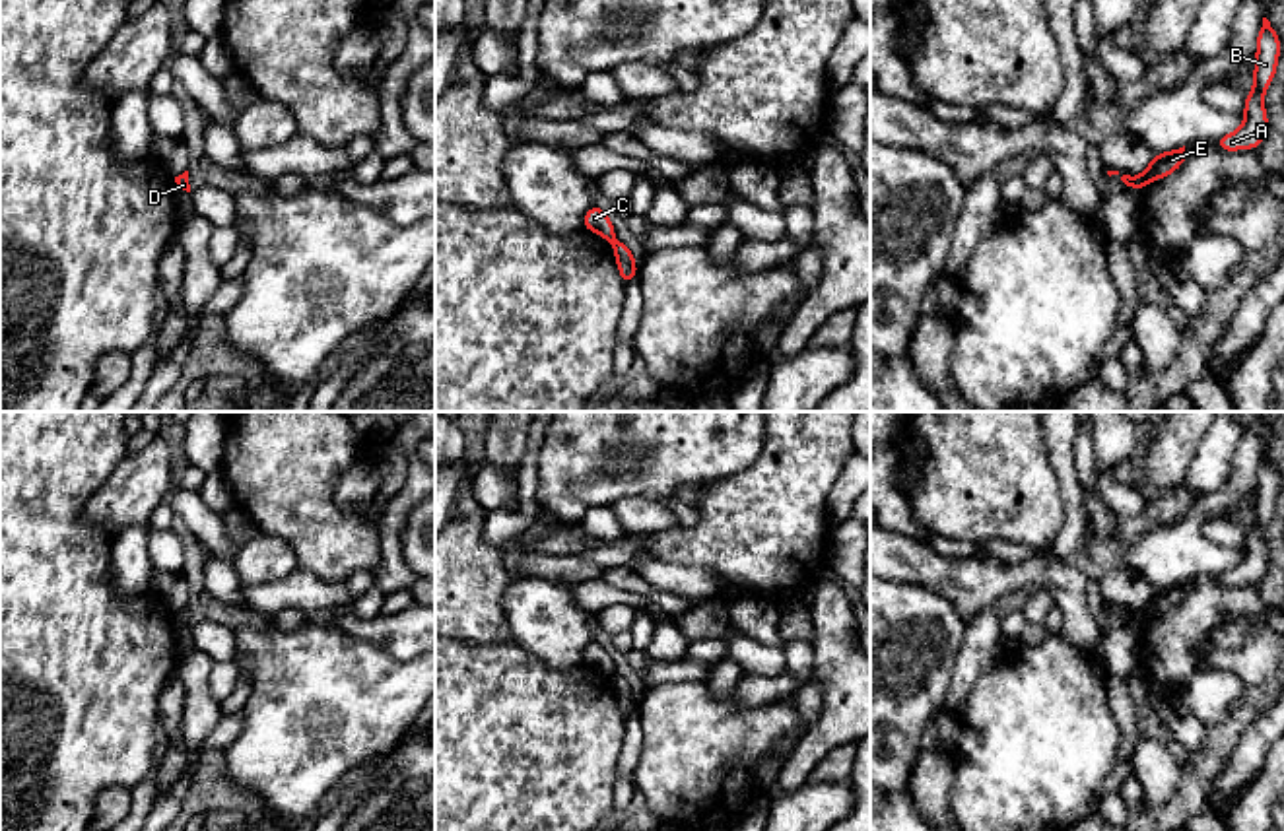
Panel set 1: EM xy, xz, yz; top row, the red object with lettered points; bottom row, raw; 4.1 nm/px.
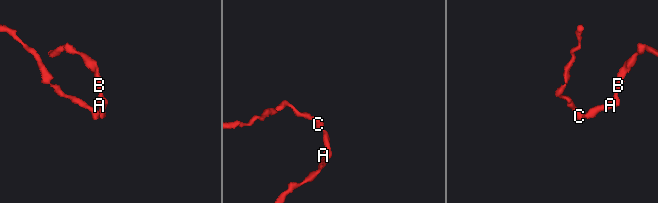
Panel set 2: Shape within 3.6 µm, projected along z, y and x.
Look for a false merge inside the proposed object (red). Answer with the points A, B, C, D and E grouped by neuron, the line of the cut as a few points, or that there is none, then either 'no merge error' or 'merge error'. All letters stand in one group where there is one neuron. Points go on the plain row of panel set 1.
A B D E / C; cut in yz along (1133, 612), (1135, 622); merge error

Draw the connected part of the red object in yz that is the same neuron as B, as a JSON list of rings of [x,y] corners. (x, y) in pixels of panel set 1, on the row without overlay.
[[[1263,452],[1263,460],[1257,470],[1253,524],[1245,532],[1243,559],[1218,573],[1216,581],[1222,586],[1257,584],[1268,569],[1268,549],[1265,546],[1265,528],[1276,511],[1280,493],[1280,472],[1272,464],[1270,456]]]

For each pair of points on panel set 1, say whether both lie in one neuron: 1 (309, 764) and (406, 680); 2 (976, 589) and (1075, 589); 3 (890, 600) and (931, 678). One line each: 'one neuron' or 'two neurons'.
1: one neuron
2: one neuron
3: one neuron

